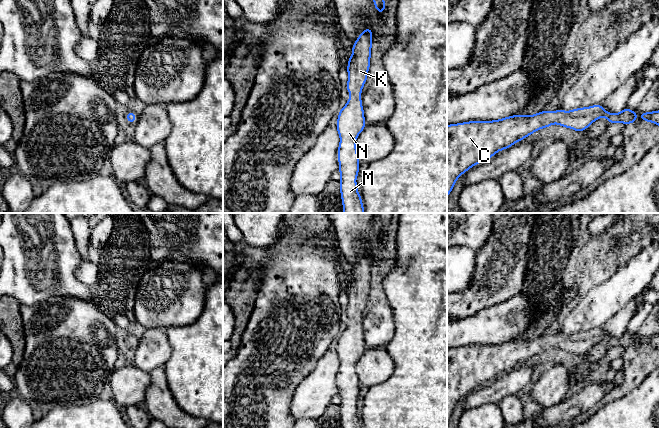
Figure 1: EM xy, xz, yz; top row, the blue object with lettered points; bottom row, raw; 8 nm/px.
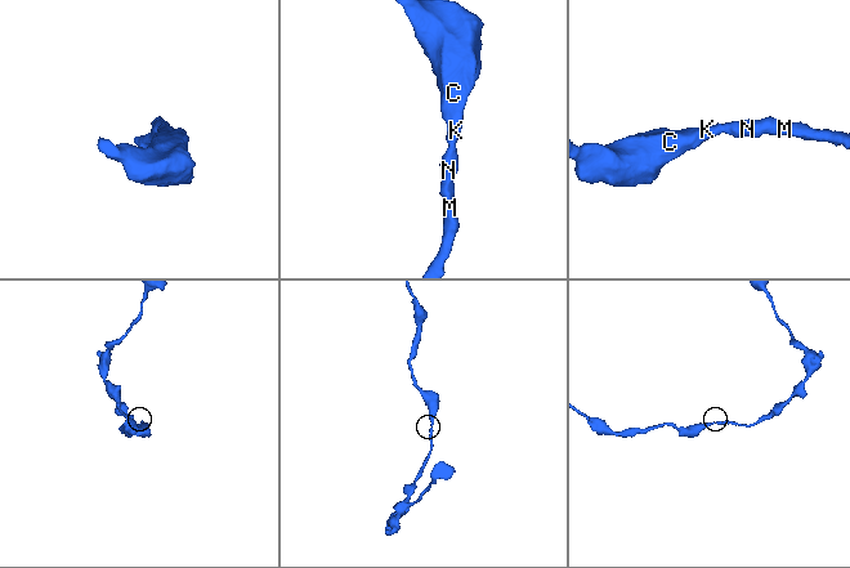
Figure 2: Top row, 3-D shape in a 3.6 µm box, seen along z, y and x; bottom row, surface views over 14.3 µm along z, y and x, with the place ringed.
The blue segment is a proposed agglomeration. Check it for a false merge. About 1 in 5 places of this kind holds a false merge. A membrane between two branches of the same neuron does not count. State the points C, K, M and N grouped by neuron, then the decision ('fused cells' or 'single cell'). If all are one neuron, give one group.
groups C K M N; single cell

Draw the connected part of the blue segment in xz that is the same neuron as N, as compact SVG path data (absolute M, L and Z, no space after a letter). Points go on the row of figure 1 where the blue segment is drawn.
M364 29L353 43L352 56L346 68L349 75L346 83L350 97L340 109L336 128L340 137L337 159L340 173L340 194L343 213L365 213L356 178L359 174L359 157L356 139L366 126L360 94L368 78L373 31Z

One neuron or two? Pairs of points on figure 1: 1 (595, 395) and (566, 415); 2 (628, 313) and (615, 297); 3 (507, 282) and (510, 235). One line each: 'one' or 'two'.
1: one
2: two
3: one

